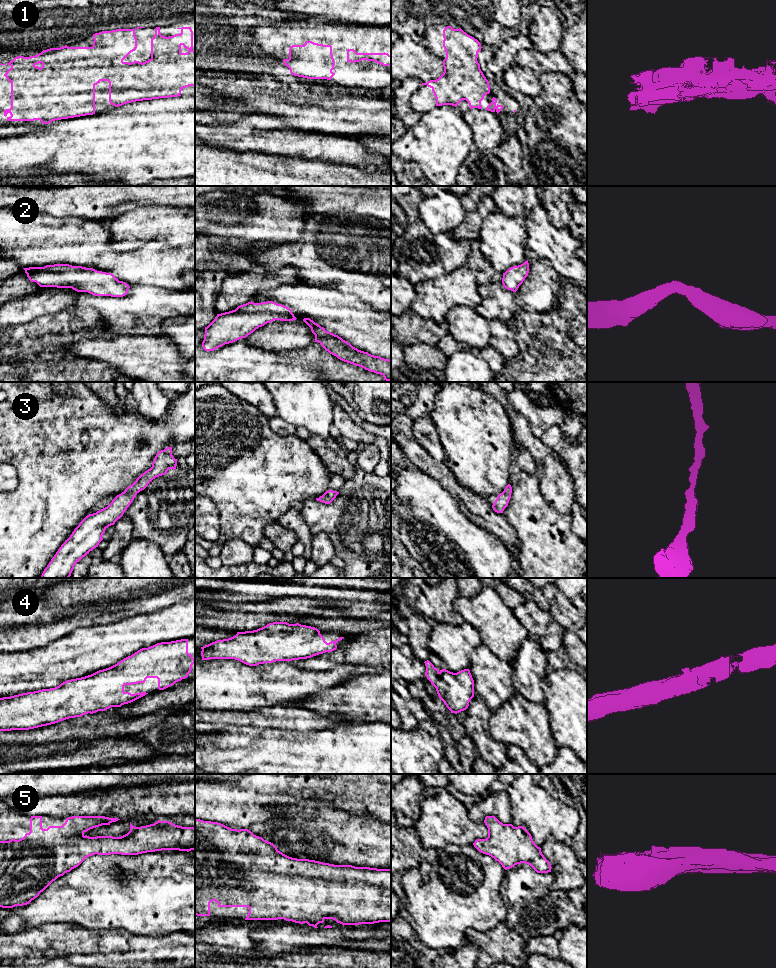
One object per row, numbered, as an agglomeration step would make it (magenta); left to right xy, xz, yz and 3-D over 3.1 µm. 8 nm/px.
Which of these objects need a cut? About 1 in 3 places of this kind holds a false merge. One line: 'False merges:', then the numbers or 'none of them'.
False merges: none of them

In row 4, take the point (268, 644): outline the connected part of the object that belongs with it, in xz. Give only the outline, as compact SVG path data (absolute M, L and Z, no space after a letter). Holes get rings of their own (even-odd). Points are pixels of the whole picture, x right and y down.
M273 622L253 631L201 647L202 660L235 659L249 666L307 659L337 649L340 637L327 643L320 631L299 623Z

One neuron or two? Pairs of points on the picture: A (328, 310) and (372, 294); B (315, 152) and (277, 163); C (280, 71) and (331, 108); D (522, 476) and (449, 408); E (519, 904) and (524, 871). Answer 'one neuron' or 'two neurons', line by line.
A: two neurons
B: two neurons
C: one neuron
D: two neurons
E: one neuron

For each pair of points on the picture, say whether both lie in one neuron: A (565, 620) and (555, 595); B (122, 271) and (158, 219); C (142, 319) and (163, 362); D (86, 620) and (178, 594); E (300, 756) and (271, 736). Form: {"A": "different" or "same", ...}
{"A": "same", "B": "different", "C": "different", "D": "same", "E": "same"}

